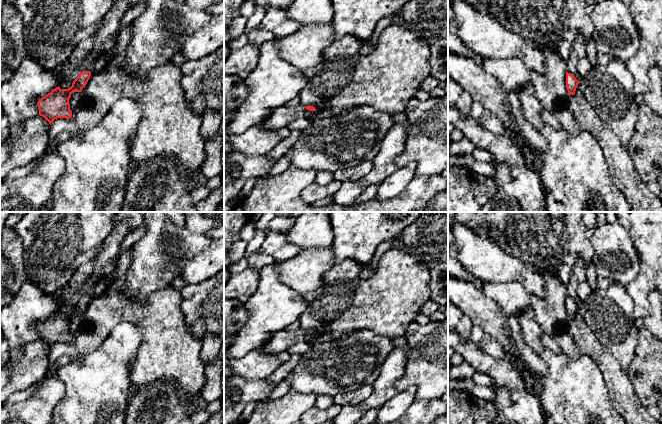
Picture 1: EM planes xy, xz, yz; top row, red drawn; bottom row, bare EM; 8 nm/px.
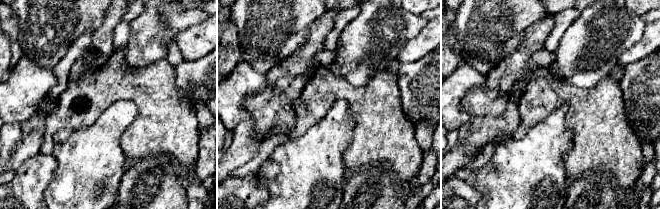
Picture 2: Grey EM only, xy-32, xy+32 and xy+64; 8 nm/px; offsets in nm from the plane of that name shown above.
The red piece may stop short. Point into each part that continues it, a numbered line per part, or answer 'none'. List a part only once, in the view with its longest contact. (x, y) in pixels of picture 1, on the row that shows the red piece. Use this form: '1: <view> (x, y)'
1: xy (106, 35)

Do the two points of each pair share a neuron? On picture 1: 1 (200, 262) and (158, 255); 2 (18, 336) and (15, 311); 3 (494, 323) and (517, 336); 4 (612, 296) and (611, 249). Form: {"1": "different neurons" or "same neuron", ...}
{"1": "different neurons", "2": "same neuron", "3": "same neuron", "4": "different neurons"}

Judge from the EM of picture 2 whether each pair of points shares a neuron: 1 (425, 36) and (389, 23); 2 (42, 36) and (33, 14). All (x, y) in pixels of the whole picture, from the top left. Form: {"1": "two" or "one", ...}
{"1": "two", "2": "one"}

